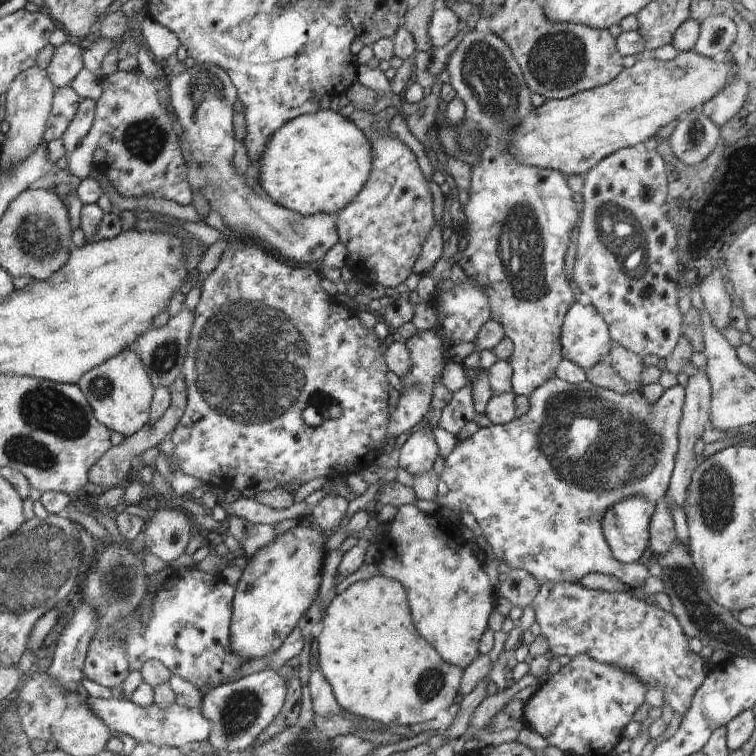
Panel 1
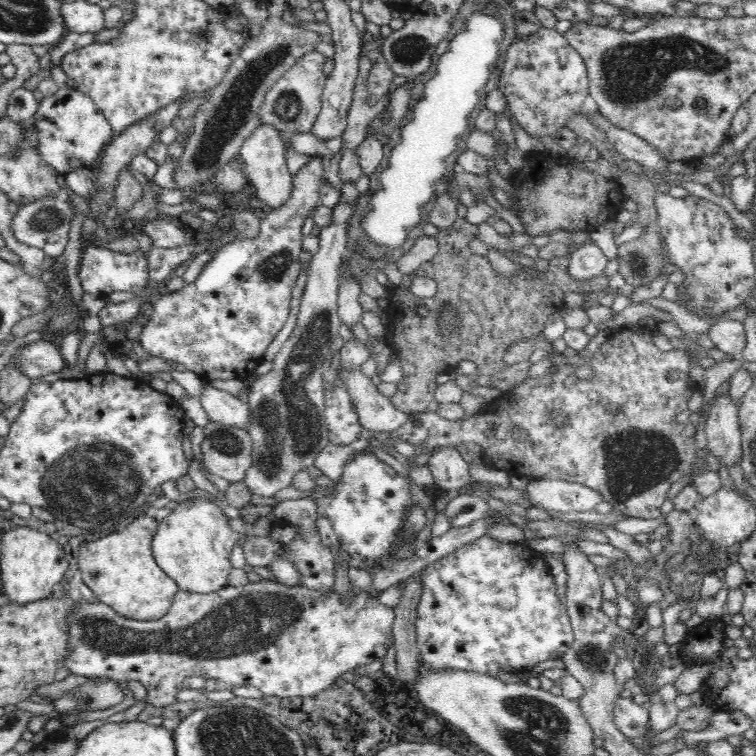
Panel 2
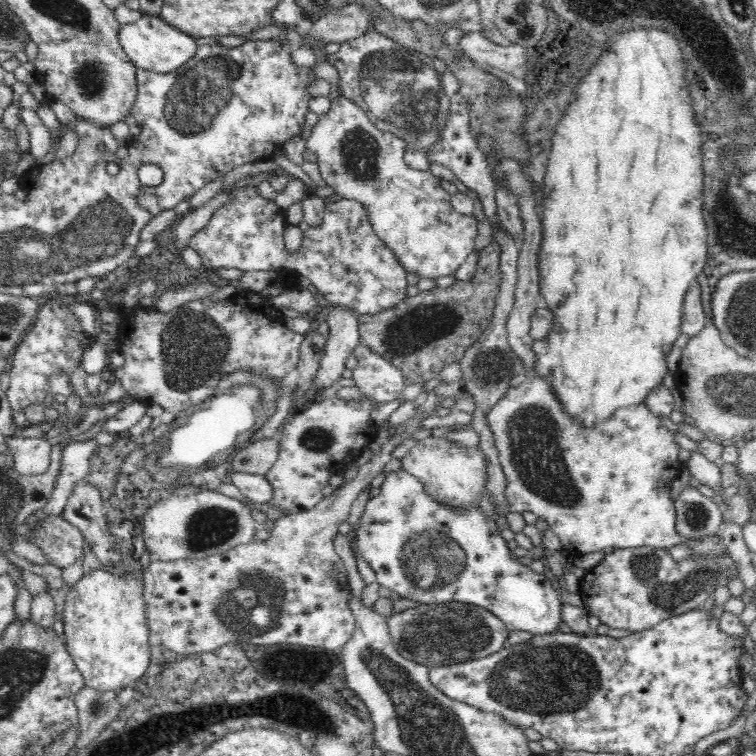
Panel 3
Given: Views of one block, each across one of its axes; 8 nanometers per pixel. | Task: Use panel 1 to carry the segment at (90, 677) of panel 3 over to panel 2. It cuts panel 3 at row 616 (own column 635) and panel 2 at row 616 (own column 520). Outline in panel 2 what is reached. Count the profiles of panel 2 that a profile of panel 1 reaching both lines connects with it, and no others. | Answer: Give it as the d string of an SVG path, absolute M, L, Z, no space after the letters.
M140 516L125 526L121 532L107 534L86 542L80 549L78 568L83 583L94 592L96 598L111 606L118 614L134 620L162 618L173 603L179 588L155 561L152 552L158 522L148 516Z

